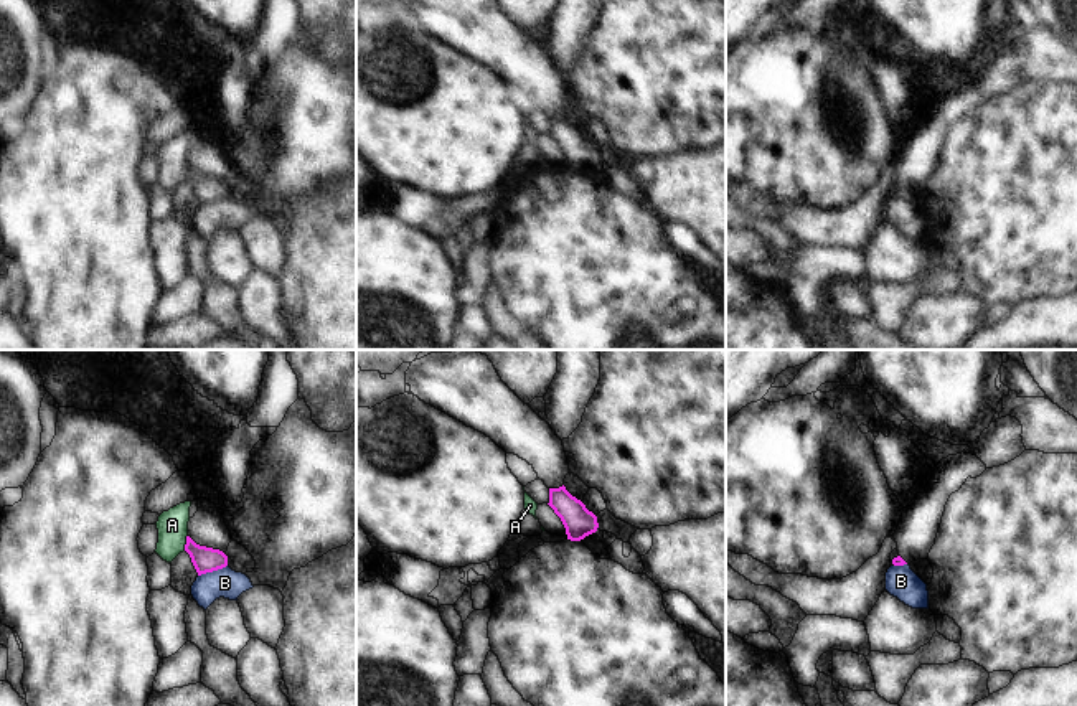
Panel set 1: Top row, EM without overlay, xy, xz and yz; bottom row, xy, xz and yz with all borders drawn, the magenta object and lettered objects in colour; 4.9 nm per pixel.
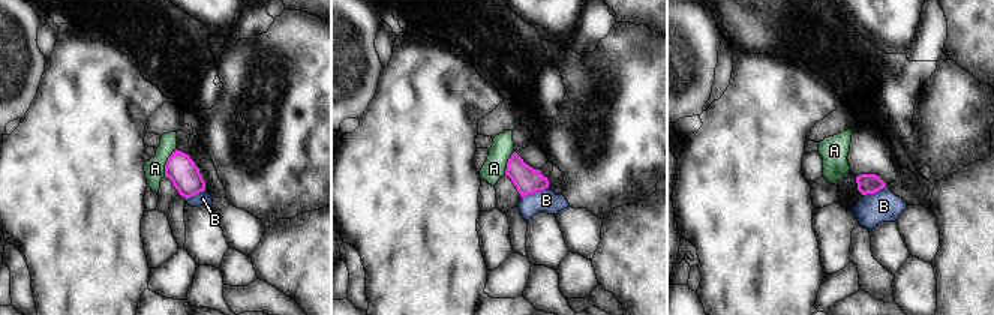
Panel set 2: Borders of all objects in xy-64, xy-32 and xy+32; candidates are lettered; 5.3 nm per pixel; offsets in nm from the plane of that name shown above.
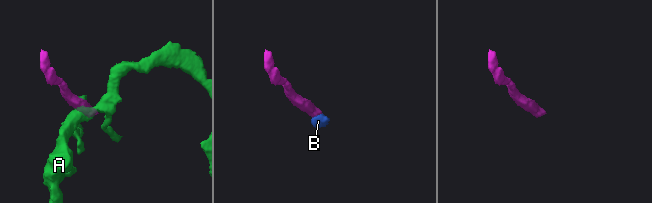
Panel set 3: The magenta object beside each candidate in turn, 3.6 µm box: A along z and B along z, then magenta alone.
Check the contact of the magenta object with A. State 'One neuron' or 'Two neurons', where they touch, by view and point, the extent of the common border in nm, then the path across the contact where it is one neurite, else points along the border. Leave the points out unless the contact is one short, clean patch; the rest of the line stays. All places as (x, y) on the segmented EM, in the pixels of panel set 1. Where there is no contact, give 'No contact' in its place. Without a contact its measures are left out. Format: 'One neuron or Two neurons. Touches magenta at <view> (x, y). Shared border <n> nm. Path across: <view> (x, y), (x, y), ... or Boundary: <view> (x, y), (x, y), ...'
Two neurons. Touches magenta at xy (187, 543). Shared border 80 nm. Boundary: xy (187, 535), (183, 550).

